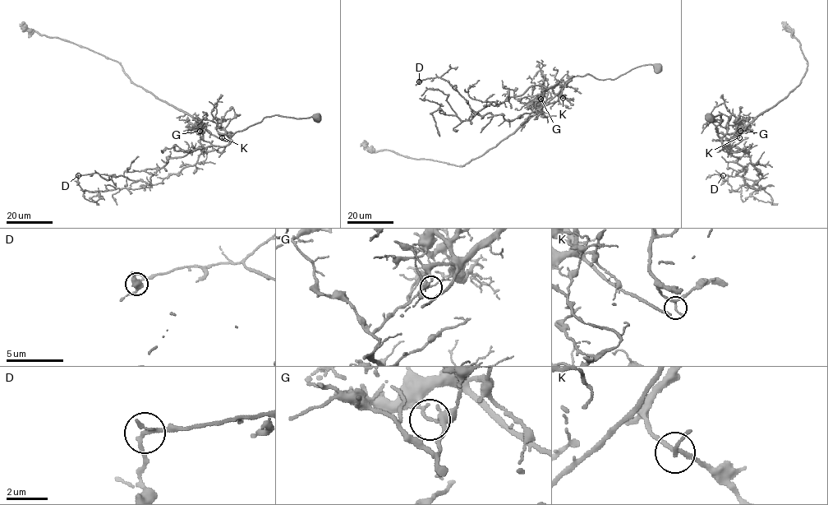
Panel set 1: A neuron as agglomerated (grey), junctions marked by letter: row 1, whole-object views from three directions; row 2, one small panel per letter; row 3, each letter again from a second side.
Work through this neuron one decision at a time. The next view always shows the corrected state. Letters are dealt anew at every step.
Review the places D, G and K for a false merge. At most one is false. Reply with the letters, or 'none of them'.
G

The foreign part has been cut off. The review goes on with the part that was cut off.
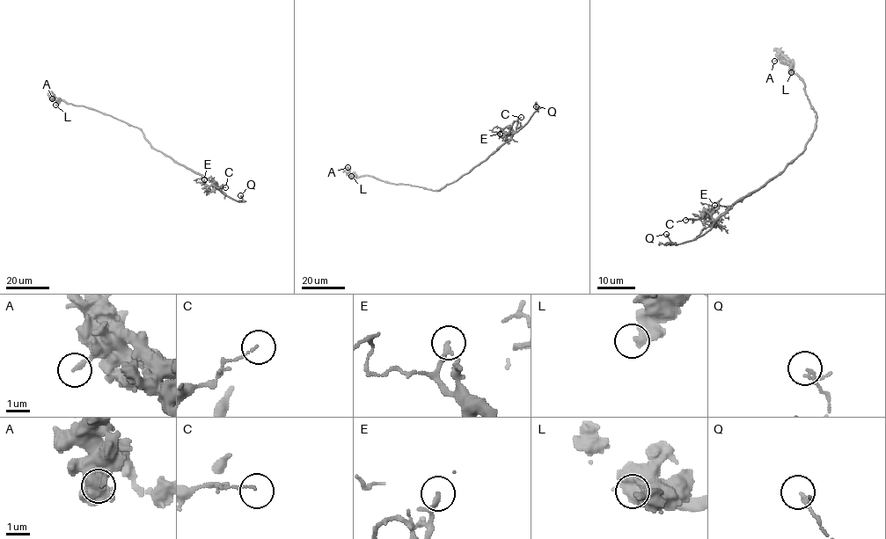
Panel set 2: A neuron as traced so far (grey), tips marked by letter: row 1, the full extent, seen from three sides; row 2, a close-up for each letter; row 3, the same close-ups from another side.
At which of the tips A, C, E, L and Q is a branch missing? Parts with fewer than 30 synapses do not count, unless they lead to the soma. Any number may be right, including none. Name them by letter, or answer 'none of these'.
none of these

